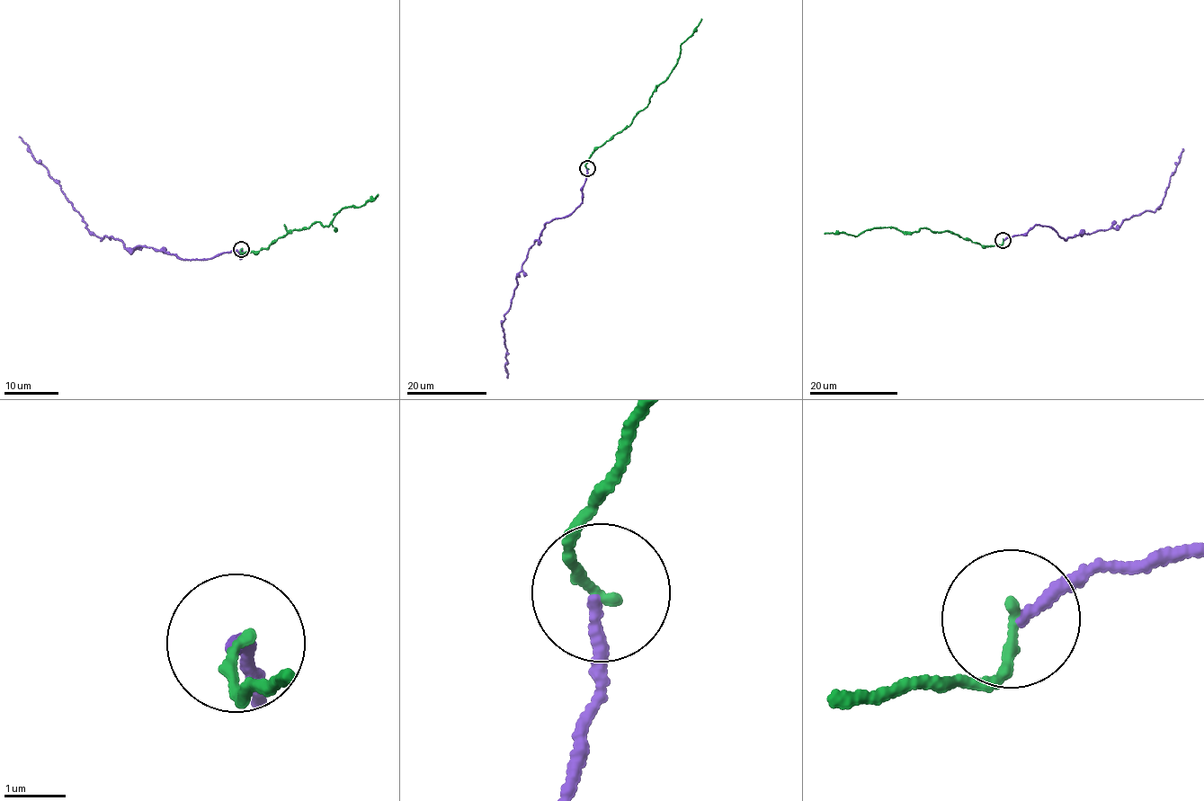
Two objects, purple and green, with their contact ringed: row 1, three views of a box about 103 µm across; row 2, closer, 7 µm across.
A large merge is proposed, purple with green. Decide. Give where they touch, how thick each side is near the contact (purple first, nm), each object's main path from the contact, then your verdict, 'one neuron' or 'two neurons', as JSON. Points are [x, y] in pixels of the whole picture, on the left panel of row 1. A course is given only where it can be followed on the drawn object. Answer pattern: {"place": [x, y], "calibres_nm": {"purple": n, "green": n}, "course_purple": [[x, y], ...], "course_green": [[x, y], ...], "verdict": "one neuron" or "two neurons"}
{"place": [241, 249], "calibres_nm": {"purple": 190, "green": 160}, "course_purple": [[240, 249], [241, 255], [236, 251], [182, 260], [138, 246], [132, 251], [111, 237], [101, 240], [19, 137]], "course_green": [[240, 249], [243, 253], [266, 248], [296, 229], [317, 222], [329, 226], [343, 208], [354, 208], [378, 195]], "verdict": "one neuron"}

